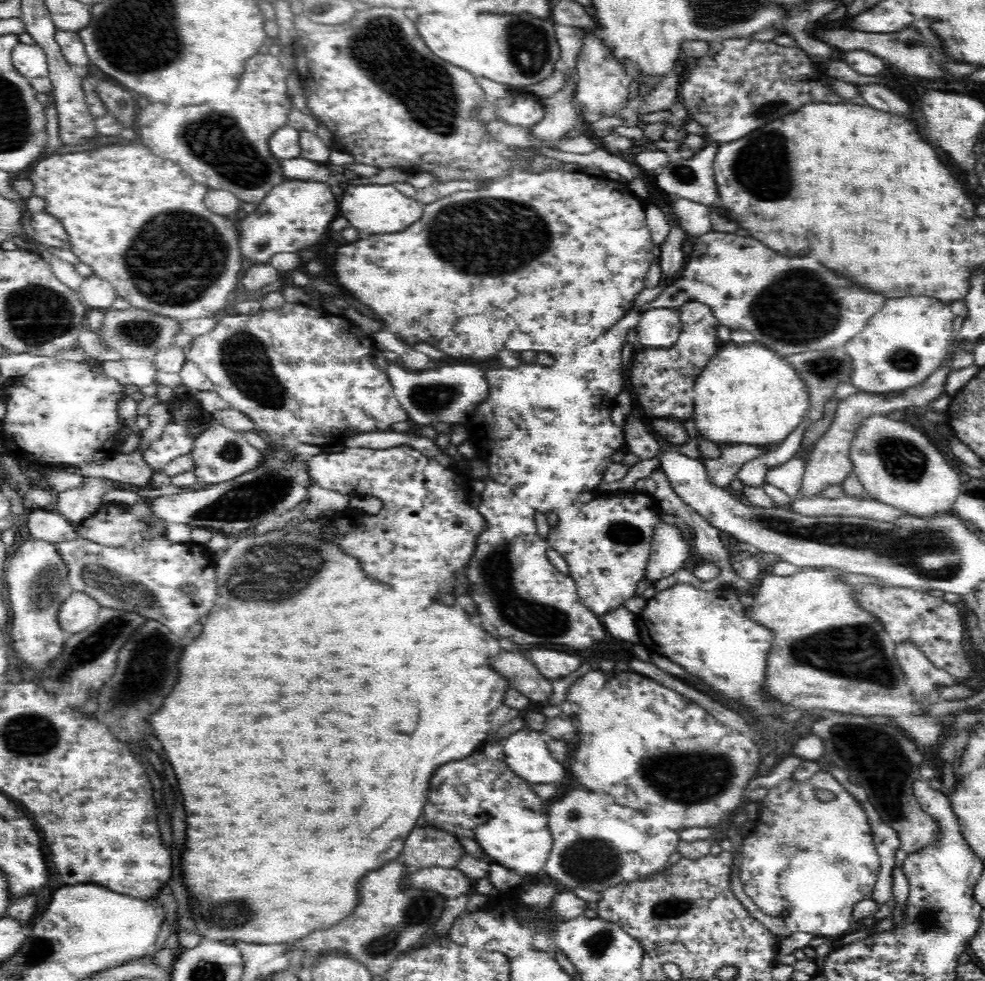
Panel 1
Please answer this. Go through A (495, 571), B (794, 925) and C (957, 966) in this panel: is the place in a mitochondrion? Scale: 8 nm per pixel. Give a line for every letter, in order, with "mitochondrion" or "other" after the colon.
A: mitochondrion
B: other
C: other

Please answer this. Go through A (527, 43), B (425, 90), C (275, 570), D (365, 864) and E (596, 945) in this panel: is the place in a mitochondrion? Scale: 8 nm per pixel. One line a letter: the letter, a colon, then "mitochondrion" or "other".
A: mitochondrion
B: mitochondrion
C: mitochondrion
D: other
E: mitochondrion

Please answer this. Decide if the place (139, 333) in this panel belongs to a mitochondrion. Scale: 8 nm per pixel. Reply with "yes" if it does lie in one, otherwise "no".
yes

